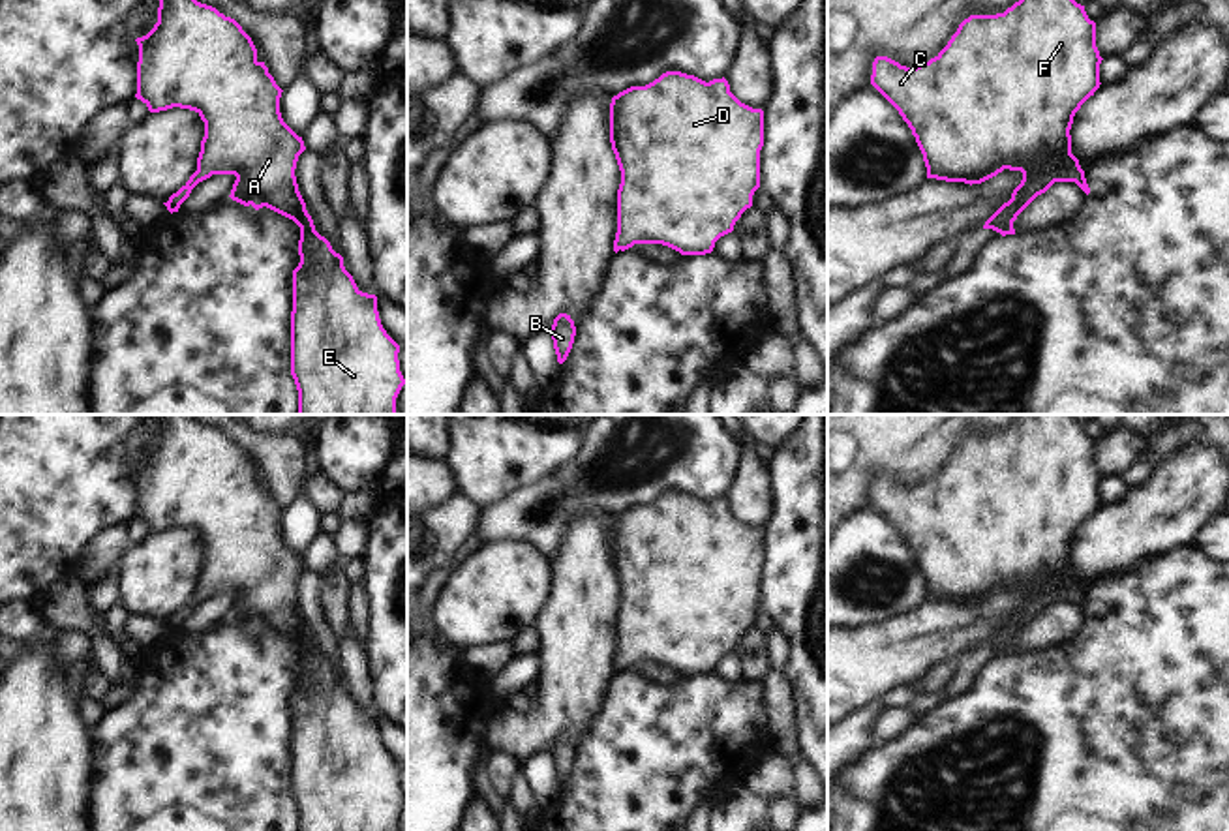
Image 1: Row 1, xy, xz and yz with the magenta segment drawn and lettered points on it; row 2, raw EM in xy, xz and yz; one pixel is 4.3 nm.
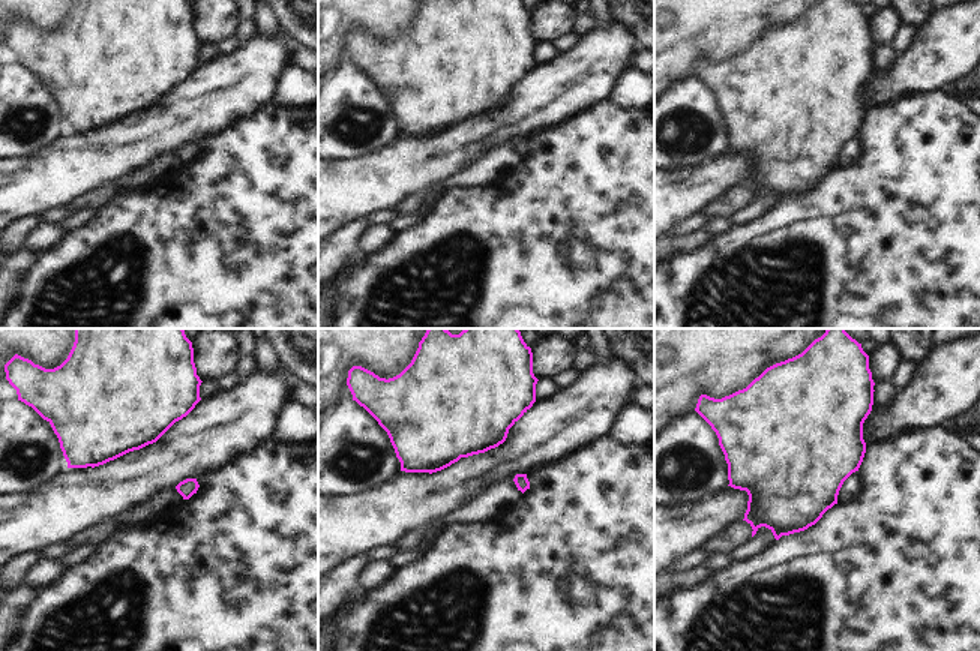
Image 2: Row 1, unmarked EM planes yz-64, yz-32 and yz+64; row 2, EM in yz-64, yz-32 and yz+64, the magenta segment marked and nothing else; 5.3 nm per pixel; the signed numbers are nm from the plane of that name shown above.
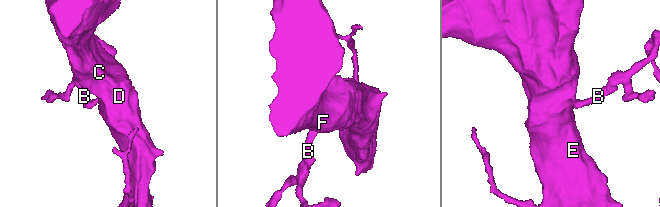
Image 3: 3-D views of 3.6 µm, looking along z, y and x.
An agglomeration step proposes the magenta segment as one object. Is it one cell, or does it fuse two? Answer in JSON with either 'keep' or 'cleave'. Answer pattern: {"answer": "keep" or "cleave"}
{"answer": "keep"}

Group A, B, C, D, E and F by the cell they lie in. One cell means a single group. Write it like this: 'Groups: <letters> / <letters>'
Groups: A B C D E F.

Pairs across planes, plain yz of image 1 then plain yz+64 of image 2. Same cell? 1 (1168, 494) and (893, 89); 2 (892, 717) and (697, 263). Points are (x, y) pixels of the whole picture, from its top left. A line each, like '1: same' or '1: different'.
1: same
2: different

